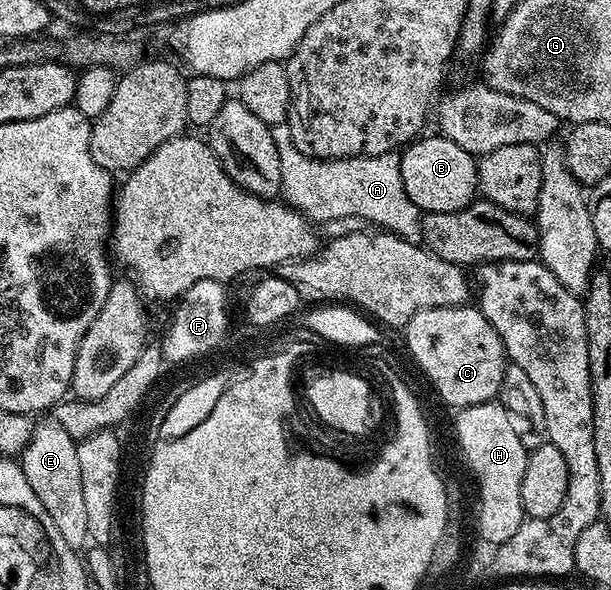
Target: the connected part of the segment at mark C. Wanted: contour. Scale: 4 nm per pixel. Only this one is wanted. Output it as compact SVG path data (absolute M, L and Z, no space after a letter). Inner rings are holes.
M461 306L458 308L431 308L430 310L422 310L418 314L414 314L414 318L410 318L410 322L403 329L402 335L408 339L408 352L412 355L412 360L418 367L424 371L424 376L430 383L436 387L436 392L448 404L453 404L453 409L469 408L475 404L486 404L495 401L500 394L502 386L502 378L504 377L504 369L508 367L510 361L504 354L502 346L502 338L494 330L494 326L490 326L490 322L486 322L486 318L481 314L479 307L476 306Z

